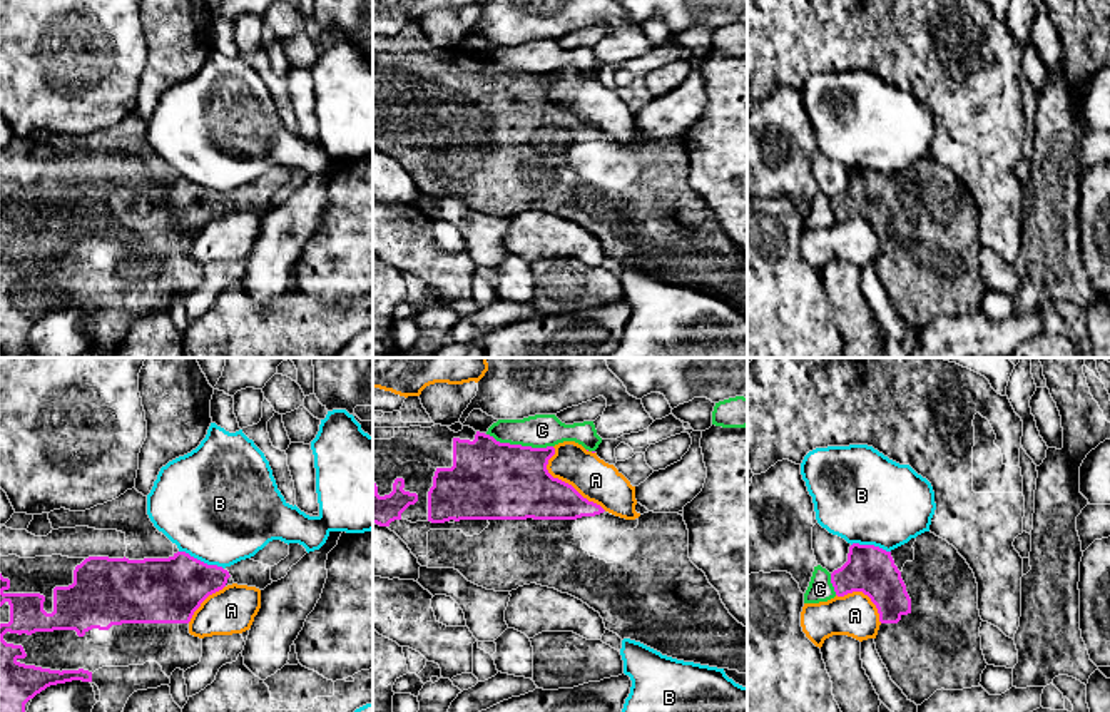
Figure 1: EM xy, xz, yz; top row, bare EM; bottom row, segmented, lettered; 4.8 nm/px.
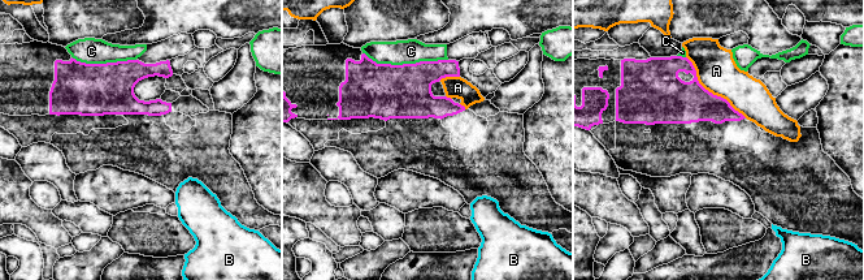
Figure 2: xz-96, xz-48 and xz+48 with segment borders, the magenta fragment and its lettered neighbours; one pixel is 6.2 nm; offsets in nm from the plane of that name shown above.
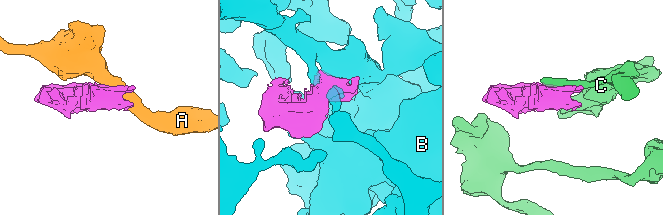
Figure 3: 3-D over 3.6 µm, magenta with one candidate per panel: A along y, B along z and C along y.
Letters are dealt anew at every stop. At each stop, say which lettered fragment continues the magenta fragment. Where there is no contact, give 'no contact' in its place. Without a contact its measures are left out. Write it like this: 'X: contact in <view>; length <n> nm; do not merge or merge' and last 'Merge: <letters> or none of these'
A: contact in xz; length 400 nm; do not merge
B: contact in xy; length 240 nm; do not merge
C: contact in xz; length 320 nm; do not merge
Merge: none of these

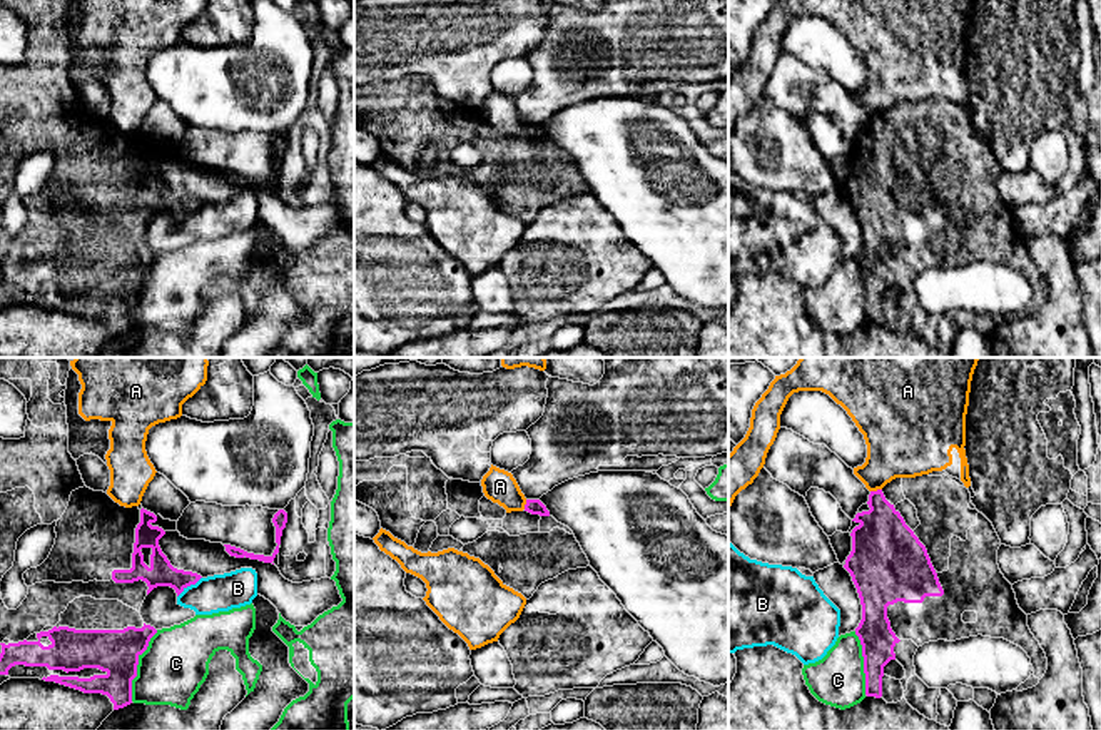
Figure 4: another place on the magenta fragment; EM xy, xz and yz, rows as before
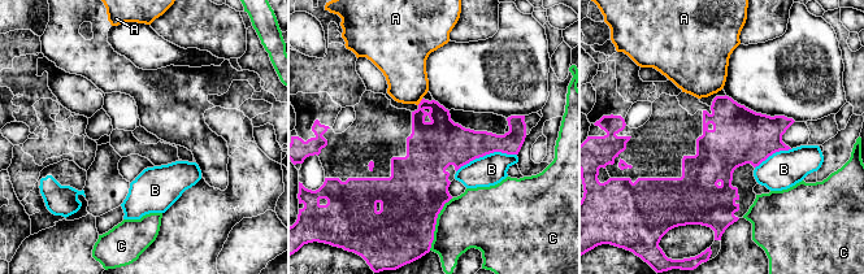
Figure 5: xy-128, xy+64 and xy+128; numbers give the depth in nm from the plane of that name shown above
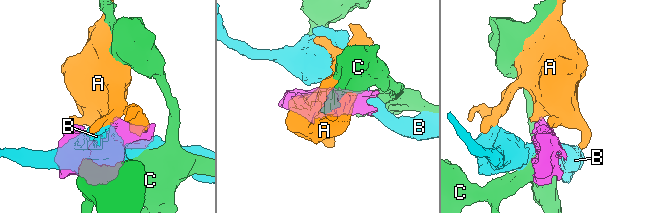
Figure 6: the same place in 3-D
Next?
A: contact in yz; length 60 nm; do not merge
B: contact in xy; length 160 nm; do not merge
C: contact in xy; length 360 nm; do not merge
Merge: none of these

